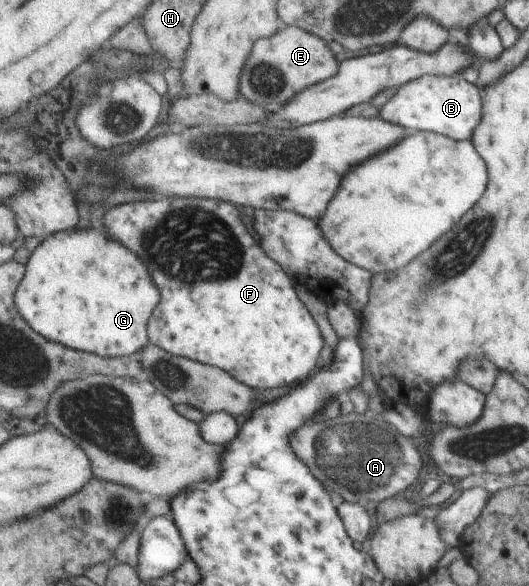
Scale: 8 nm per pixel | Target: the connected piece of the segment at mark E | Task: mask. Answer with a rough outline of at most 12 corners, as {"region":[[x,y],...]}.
{"region":[[284,25],[256,42],[241,96],[285,105],[337,76],[326,40]]}

